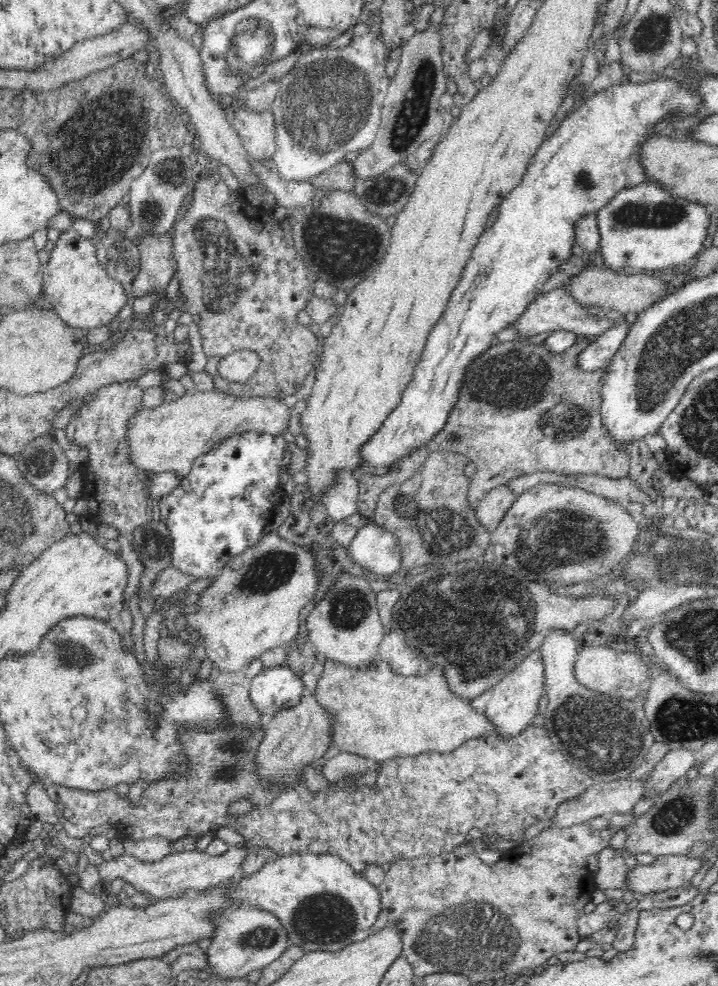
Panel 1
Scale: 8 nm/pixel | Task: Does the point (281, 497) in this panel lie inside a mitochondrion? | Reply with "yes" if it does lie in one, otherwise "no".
no

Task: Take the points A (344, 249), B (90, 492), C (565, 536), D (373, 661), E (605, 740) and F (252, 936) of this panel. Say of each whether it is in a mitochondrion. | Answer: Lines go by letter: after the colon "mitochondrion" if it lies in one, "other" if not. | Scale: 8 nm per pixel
A: mitochondrion
B: other
C: mitochondrion
D: other
E: mitochondrion
F: mitochondrion

